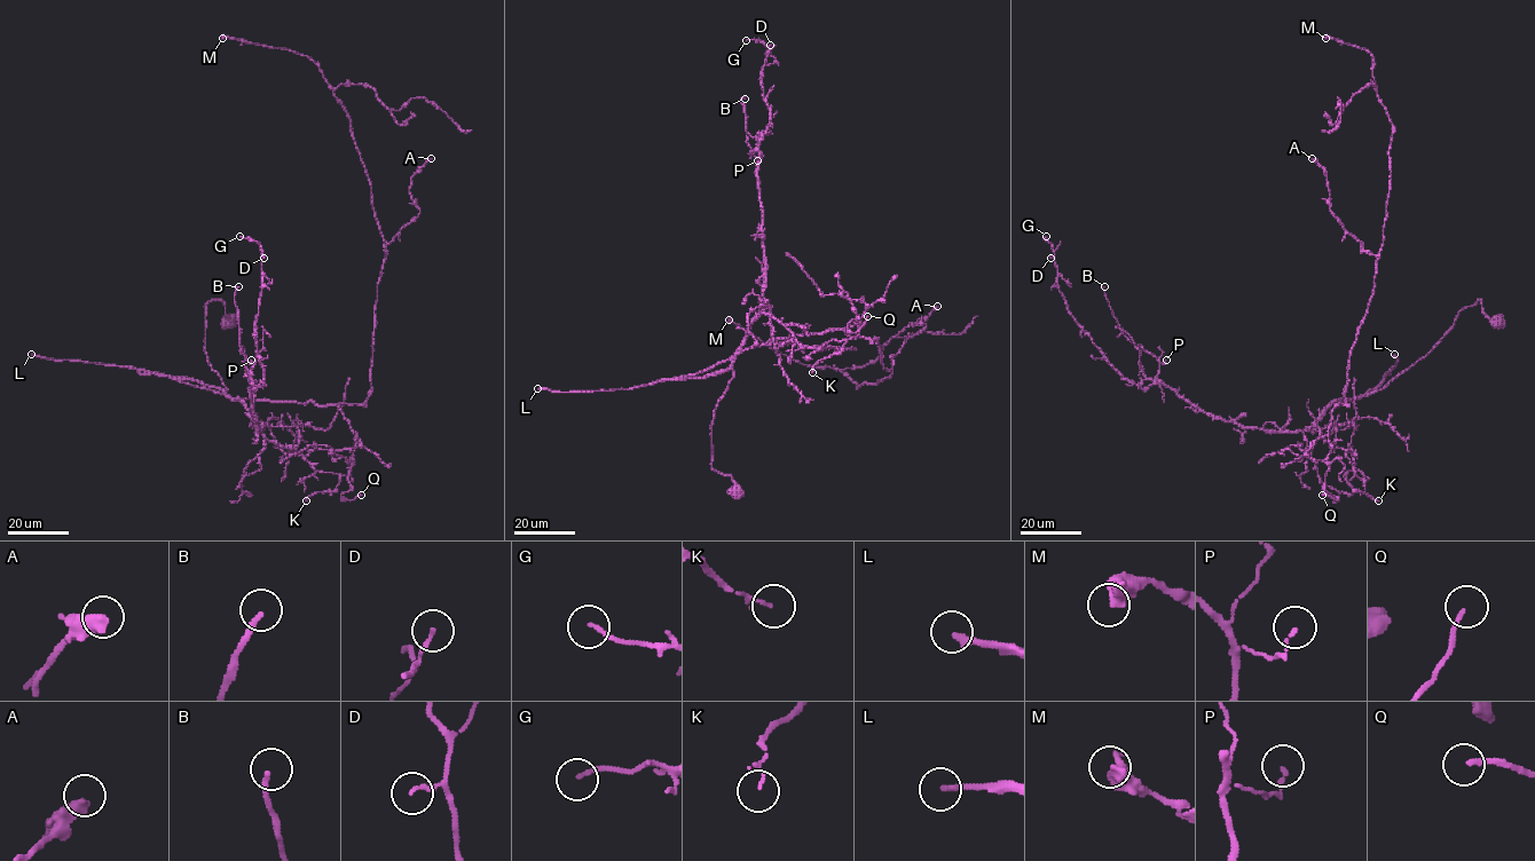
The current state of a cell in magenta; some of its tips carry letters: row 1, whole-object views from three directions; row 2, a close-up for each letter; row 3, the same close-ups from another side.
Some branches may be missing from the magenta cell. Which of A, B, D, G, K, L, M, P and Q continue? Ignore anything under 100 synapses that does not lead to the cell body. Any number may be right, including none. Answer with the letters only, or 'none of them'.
L

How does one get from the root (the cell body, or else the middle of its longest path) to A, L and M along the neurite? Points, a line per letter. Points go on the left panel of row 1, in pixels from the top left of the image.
A: (230, 323), (205, 306), (230, 399), (361, 405), (385, 246), (420, 212), (411, 178), (431, 158)
L: (230, 323), (222, 301), (213, 300), (205, 306), (207, 361), (226, 390), (126, 366), (50, 360), (31, 354)
M: (230, 323), (205, 306), (230, 399), (361, 405), (385, 244), (320, 68), (222, 38)

